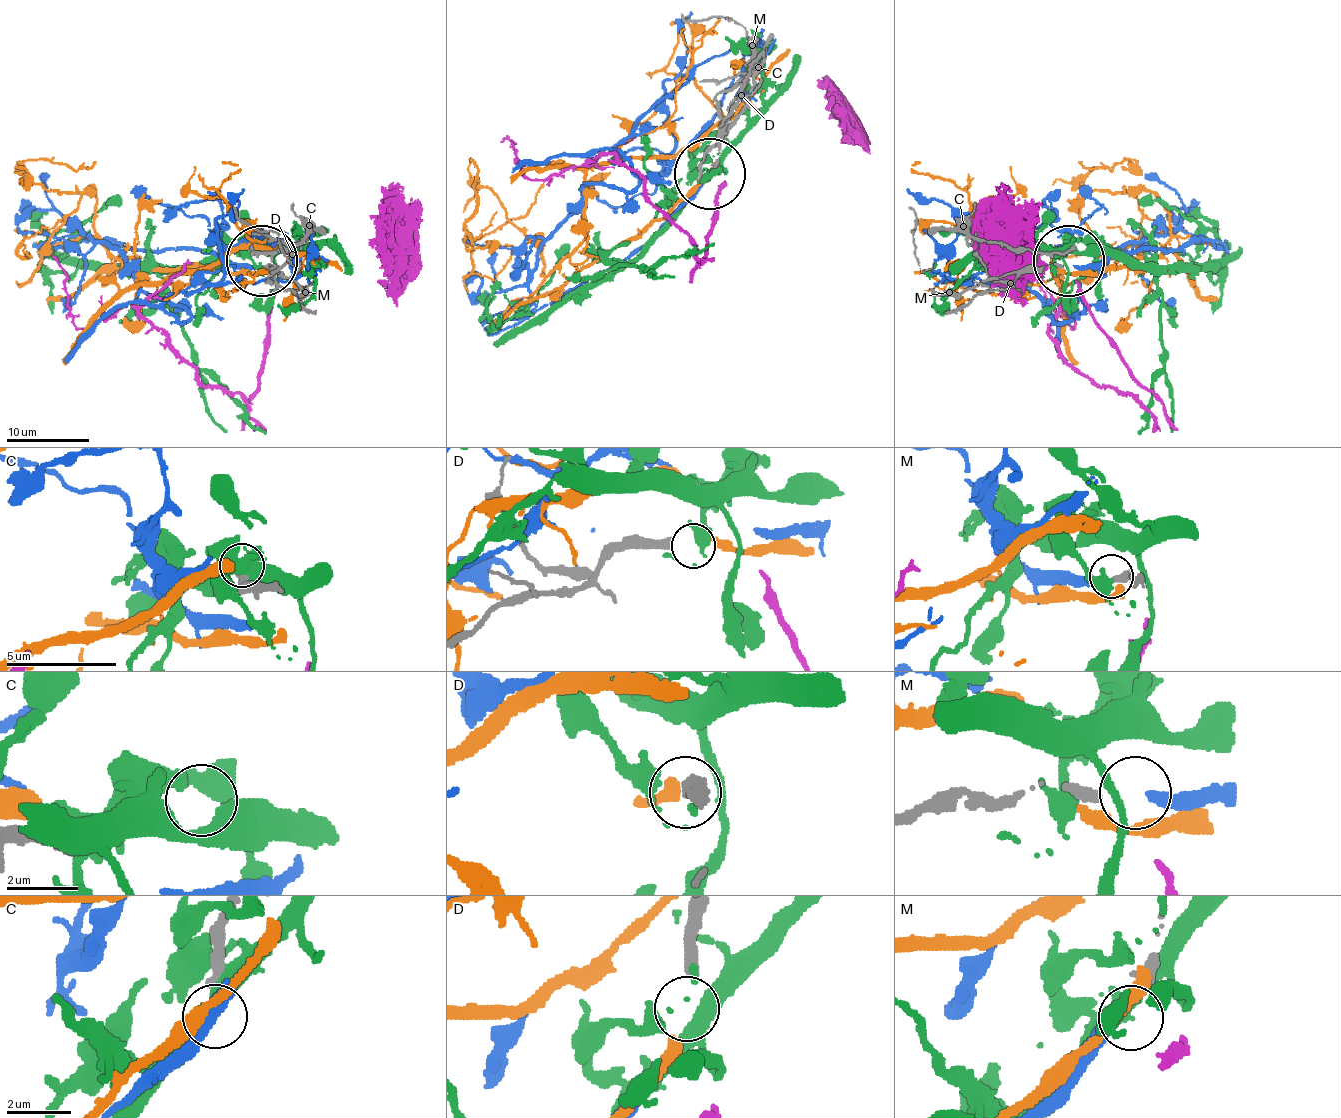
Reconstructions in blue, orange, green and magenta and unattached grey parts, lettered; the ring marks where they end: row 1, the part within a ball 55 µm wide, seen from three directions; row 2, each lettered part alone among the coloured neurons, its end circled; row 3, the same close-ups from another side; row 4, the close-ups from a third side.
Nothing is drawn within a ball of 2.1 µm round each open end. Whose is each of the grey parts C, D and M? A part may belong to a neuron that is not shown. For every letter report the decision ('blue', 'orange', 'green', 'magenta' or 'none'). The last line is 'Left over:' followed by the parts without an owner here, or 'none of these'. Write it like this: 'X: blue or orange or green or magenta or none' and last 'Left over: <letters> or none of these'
C: none
D: orange
M: blue
Left over: C

